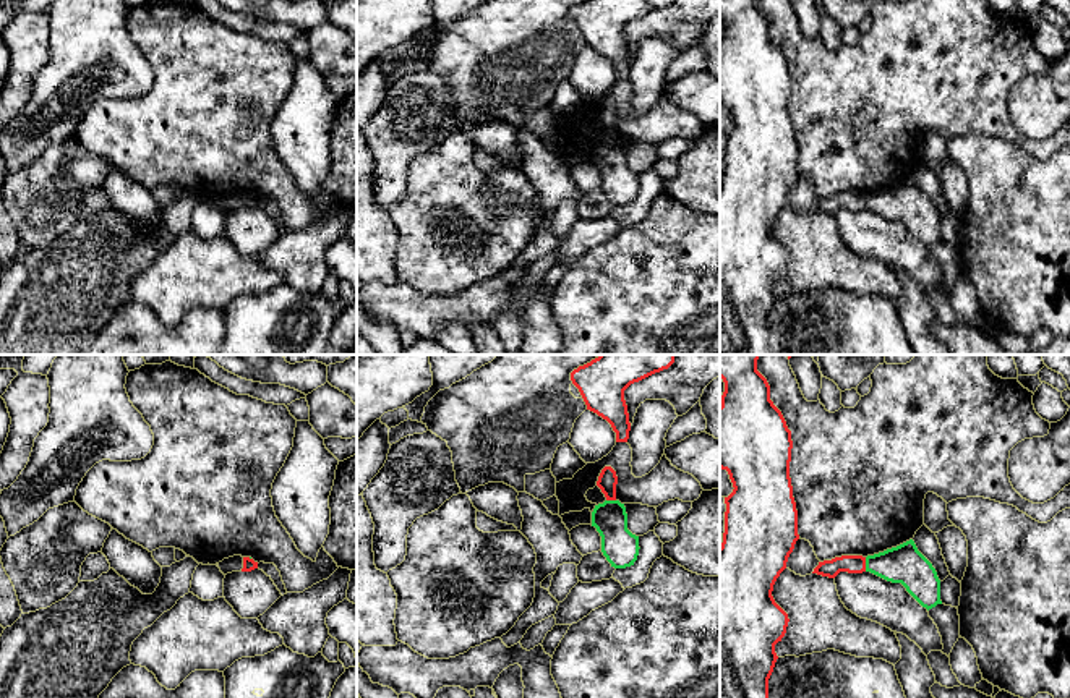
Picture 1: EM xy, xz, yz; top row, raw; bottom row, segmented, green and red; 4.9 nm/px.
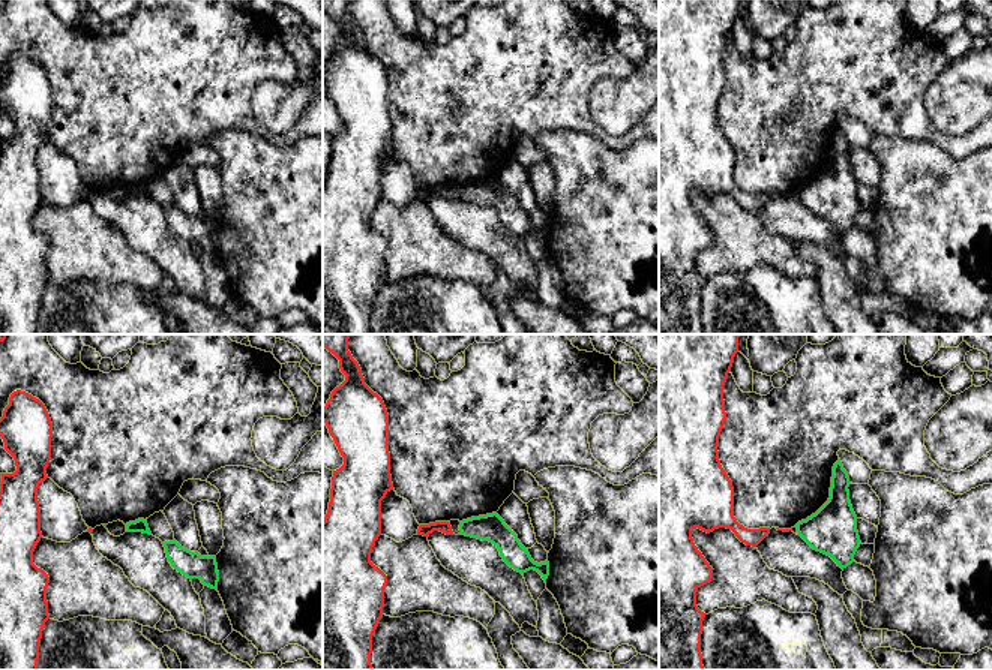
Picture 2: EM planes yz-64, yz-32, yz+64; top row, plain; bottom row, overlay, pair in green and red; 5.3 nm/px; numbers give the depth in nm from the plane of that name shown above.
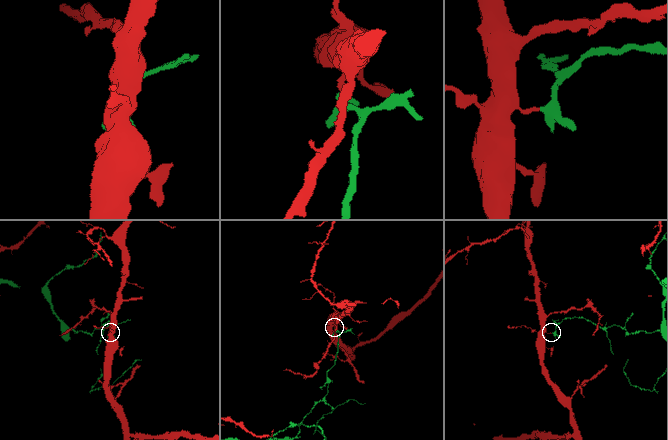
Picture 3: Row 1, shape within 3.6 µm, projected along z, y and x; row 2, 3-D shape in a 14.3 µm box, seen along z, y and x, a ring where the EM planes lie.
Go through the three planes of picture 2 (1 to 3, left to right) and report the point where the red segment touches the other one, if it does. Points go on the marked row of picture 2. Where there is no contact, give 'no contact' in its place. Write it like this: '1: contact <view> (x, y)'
1: no contact
2: no contact
3: no contact

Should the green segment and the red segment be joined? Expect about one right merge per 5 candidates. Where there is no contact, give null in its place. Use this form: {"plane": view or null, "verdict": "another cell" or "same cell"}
{"plane": "yz", "verdict": "another cell"}

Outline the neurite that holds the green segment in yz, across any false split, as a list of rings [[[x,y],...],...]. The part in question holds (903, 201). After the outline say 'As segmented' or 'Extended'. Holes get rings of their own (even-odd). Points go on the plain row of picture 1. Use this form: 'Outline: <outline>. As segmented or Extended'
Outline: [[[913,177],[884,189],[867,193],[866,209],[892,220],[901,220],[927,248],[942,241],[937,209],[918,188]]]. As segmented

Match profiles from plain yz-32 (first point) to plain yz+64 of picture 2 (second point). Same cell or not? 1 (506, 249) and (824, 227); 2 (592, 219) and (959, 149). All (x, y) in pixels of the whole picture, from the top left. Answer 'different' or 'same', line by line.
1: same
2: different

